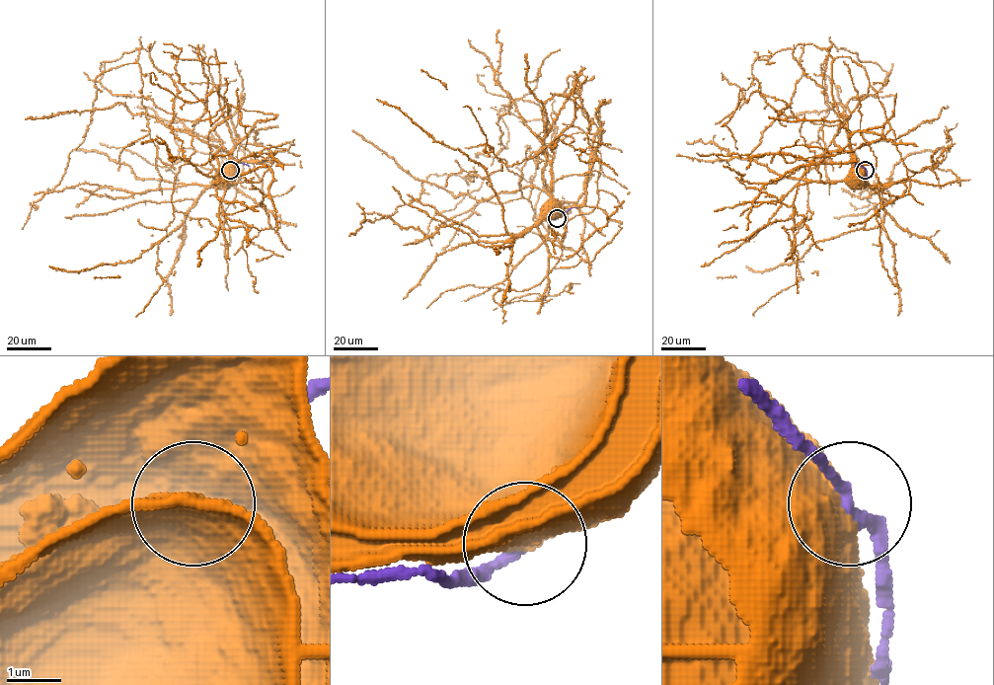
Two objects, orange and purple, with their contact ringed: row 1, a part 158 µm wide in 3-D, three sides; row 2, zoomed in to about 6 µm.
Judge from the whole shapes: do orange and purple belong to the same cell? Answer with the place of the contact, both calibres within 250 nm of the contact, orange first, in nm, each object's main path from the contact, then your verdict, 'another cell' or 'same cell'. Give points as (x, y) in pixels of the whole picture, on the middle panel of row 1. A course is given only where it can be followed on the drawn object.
at (557, 218); 550 nm thick on the orange side, 220 nm on the other; orange runs (558, 217), (485, 236), (459, 223), (425, 236), (381, 217), (418, 200), (430, 175), (490, 183); purple runs (558, 218), (576, 207); another cell

